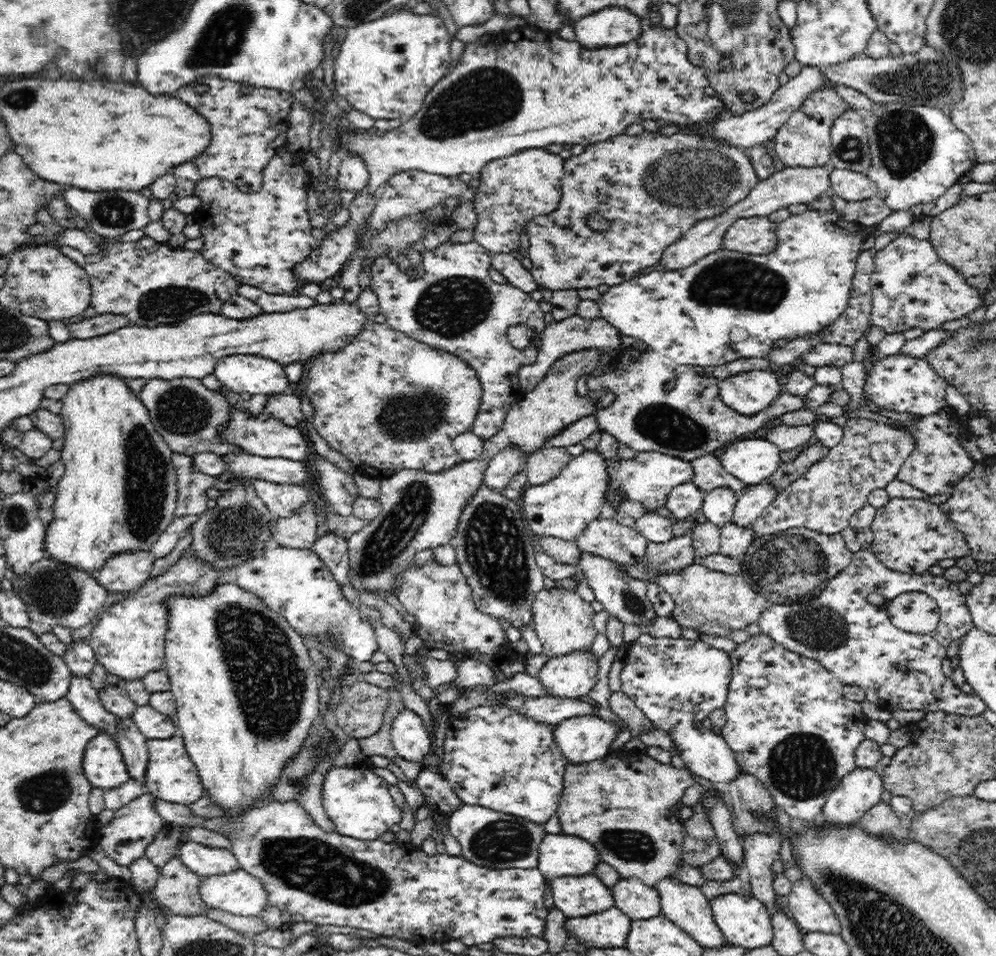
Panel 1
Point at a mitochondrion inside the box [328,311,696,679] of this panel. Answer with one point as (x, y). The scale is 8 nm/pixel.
(495, 551)

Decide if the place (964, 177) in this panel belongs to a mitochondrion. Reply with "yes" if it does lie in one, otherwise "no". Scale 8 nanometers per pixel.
no

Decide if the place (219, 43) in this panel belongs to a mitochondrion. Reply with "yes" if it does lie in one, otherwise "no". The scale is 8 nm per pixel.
yes

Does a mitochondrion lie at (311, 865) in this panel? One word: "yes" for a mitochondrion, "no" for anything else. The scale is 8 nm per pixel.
yes

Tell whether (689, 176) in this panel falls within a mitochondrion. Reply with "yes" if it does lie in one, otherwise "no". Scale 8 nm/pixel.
yes

